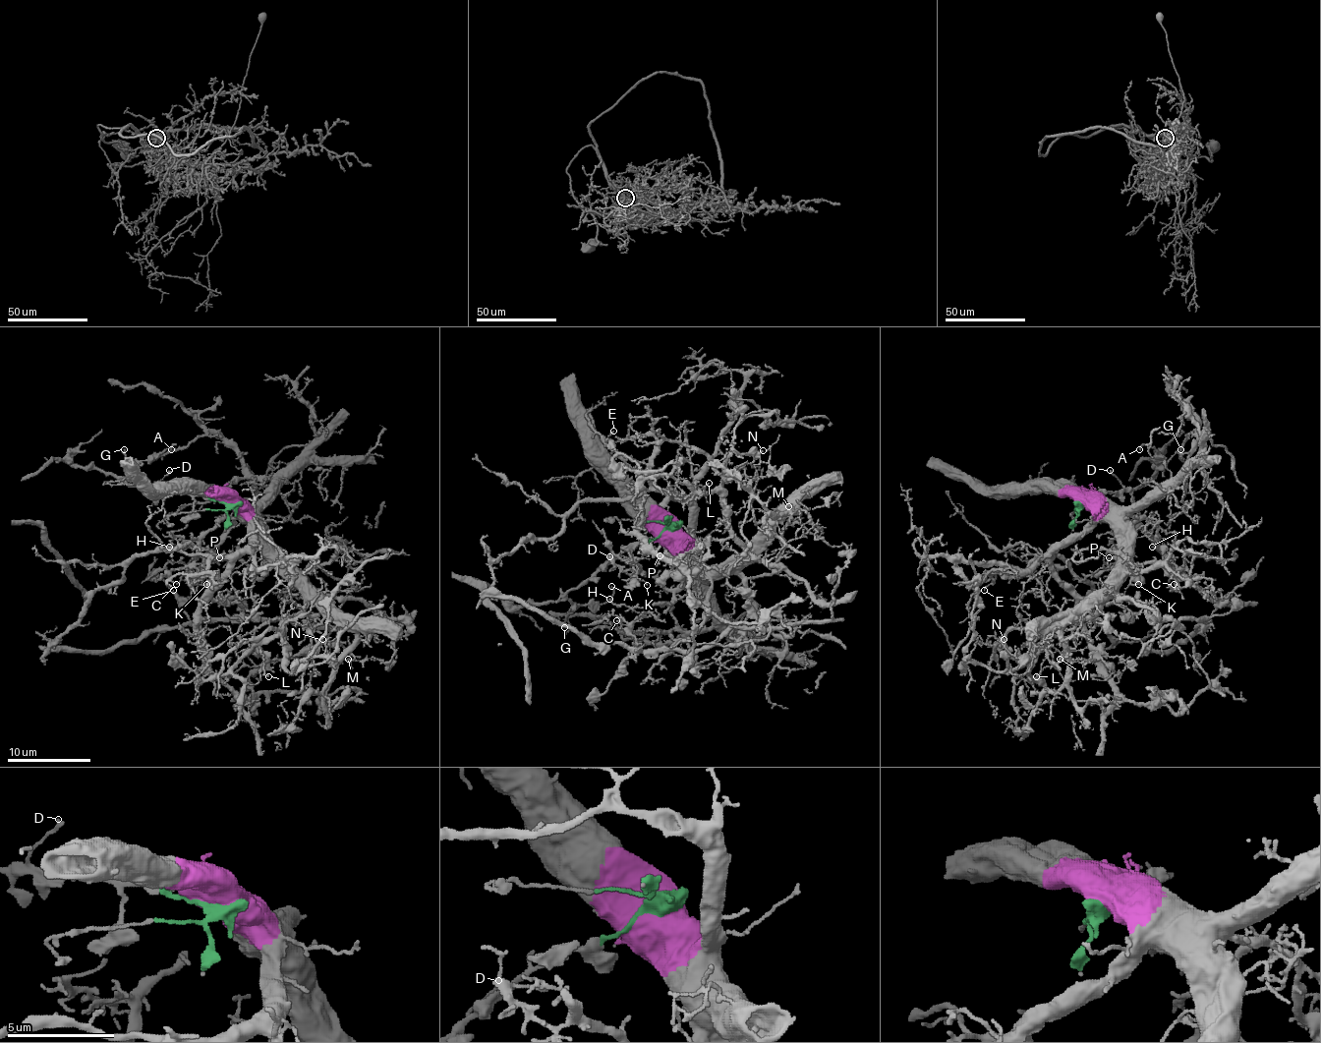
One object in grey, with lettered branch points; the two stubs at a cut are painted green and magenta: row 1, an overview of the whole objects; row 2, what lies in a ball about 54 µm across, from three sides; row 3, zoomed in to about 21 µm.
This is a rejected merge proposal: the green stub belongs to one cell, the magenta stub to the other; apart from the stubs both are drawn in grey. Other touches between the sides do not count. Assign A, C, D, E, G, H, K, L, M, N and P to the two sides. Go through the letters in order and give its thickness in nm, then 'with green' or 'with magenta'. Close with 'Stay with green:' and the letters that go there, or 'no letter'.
A: calibre 170 nm; with green
C: calibre 110 nm; with magenta
D: calibre 140 nm; with green
E: calibre 130 nm; with magenta
G: calibre 140 nm; with green
H: calibre 160 nm; with magenta
K: calibre 120 nm; with magenta
L: calibre 160 nm; with magenta
M: calibre 140 nm; with magenta
N: calibre 130 nm; with magenta
P: calibre 110 nm; with magenta
Stay with green: A, D, G

